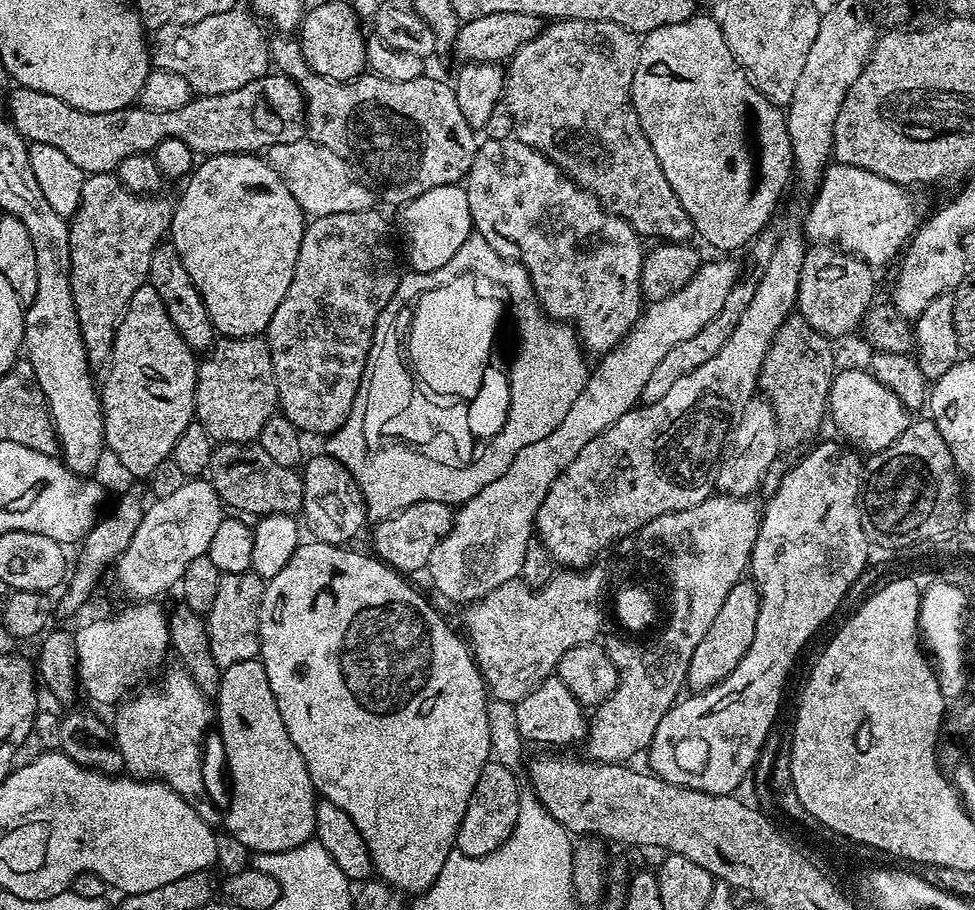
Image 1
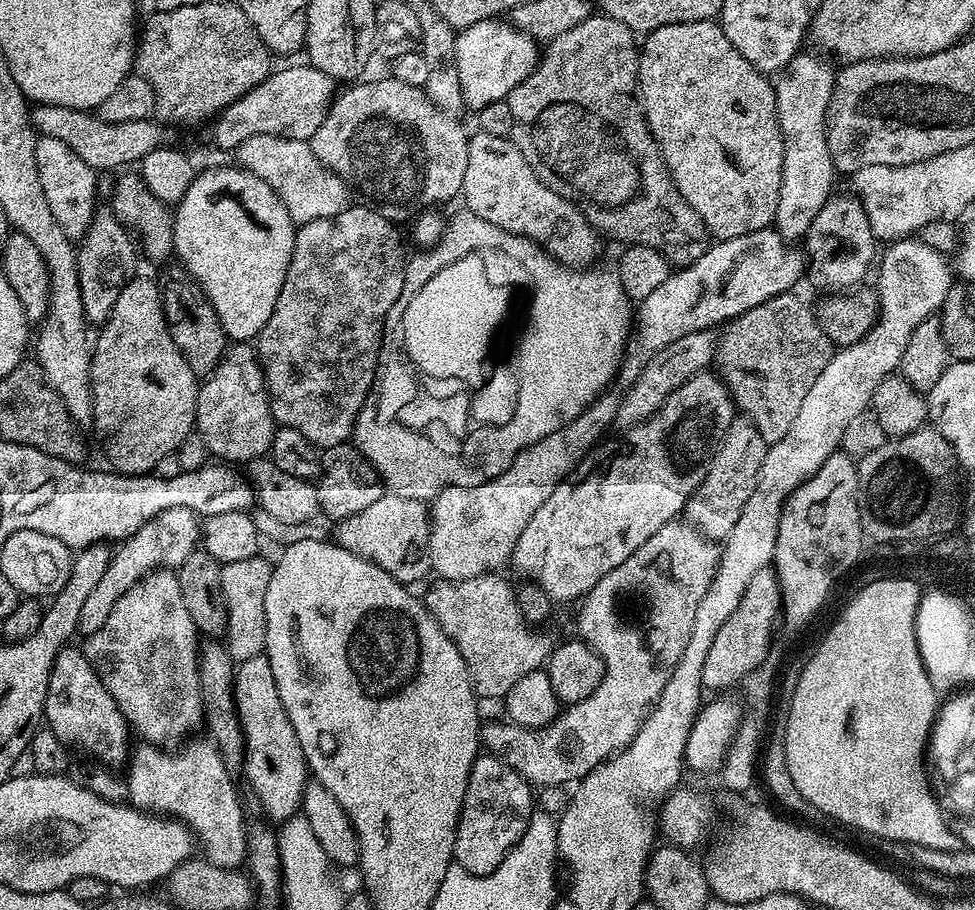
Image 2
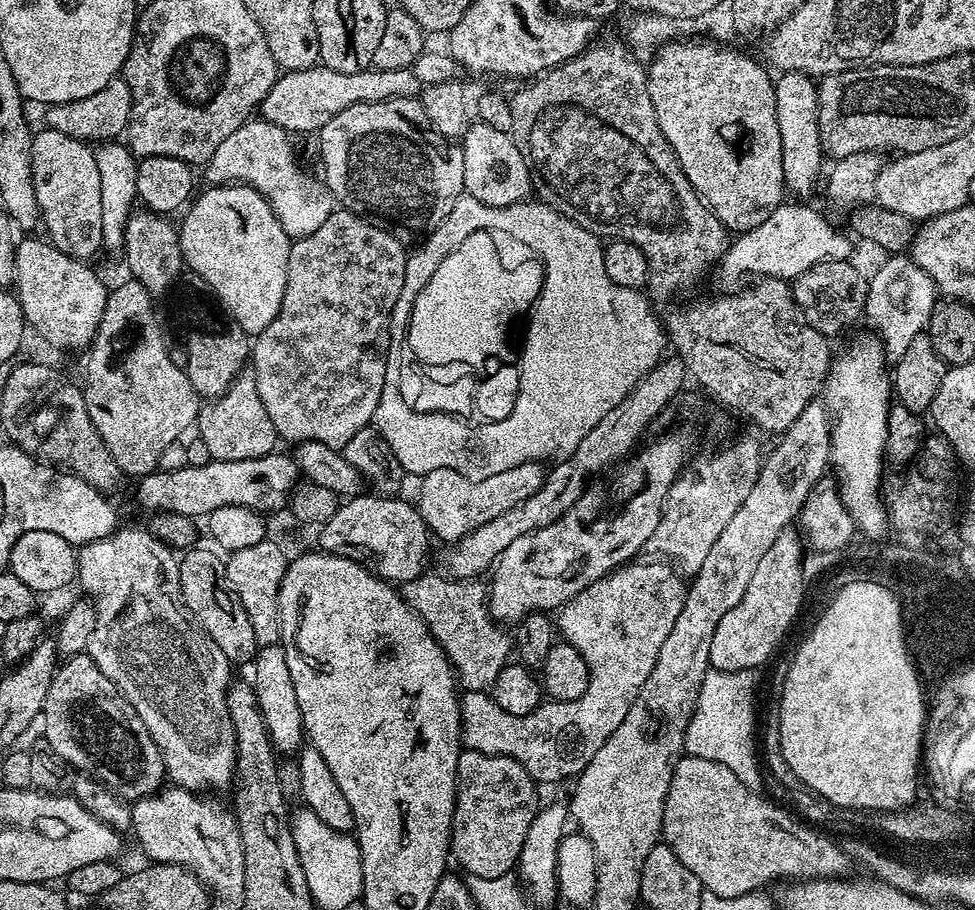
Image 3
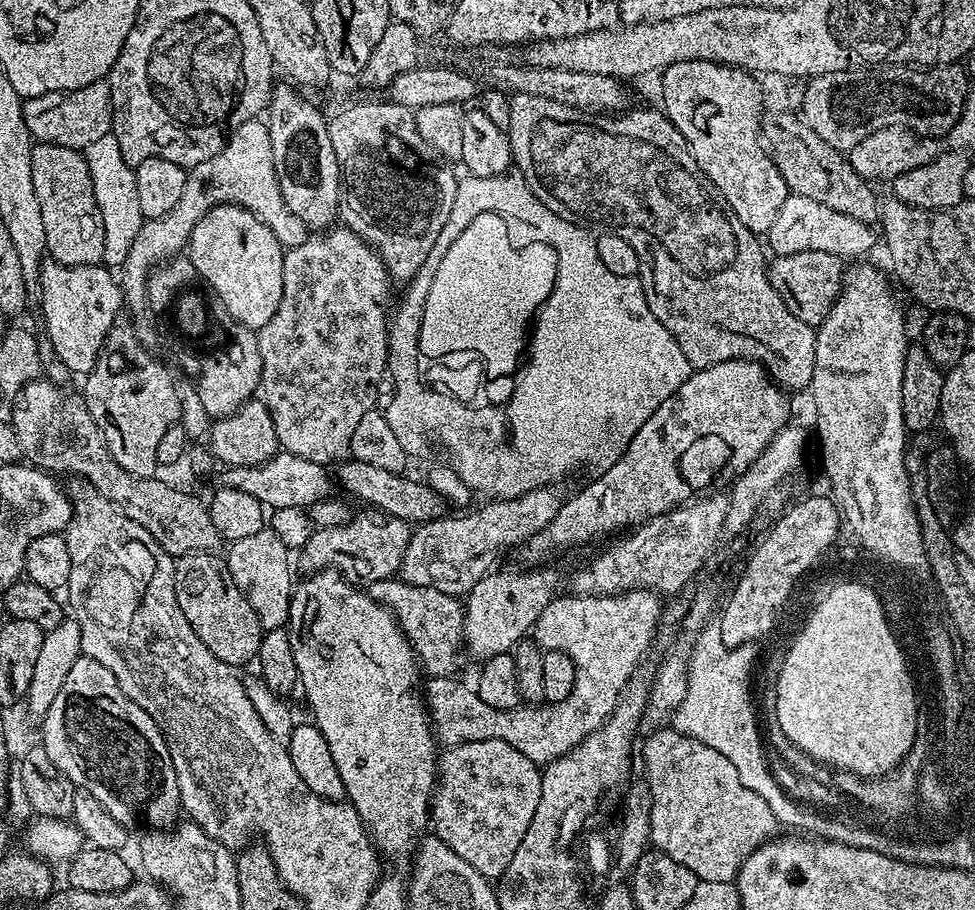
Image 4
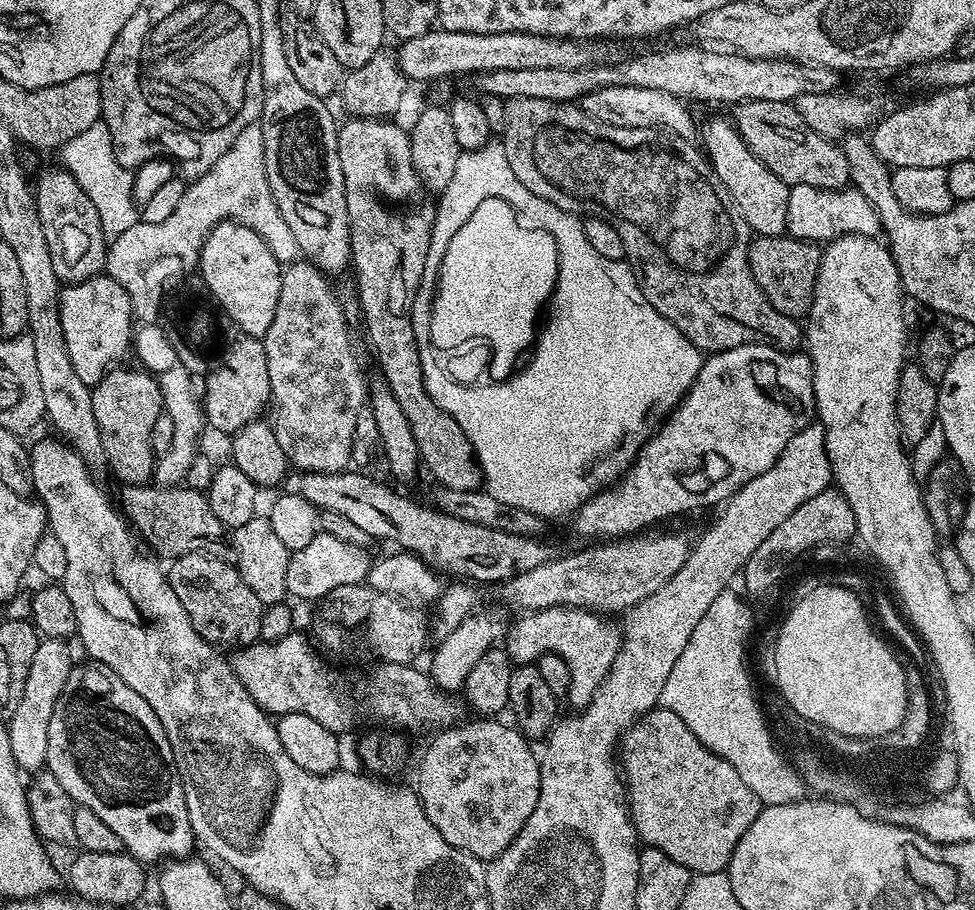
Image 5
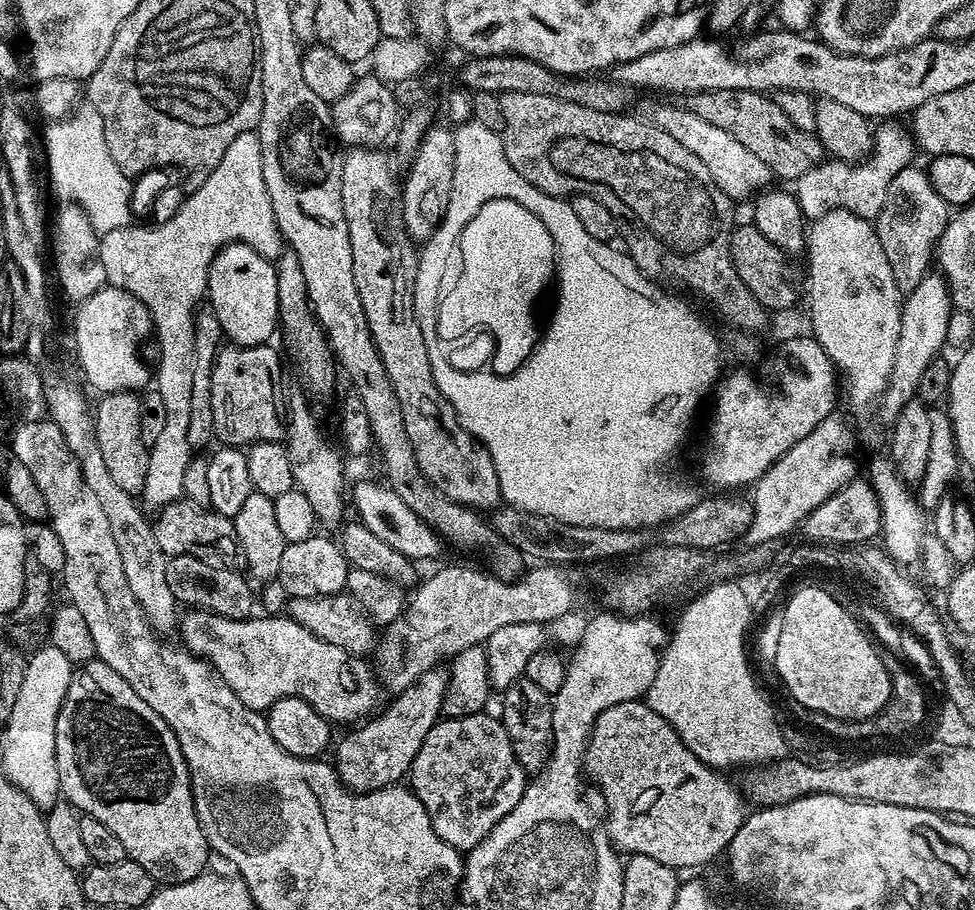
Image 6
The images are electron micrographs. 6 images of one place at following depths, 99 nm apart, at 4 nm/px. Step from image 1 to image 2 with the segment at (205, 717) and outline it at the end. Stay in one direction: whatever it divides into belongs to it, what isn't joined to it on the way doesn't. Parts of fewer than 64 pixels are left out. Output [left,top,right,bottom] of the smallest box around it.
[126,740,248,869]

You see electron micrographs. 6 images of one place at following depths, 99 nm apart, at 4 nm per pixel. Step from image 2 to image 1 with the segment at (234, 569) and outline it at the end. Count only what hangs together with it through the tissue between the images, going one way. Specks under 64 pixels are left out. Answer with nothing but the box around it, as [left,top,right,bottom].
[206,571,266,670]

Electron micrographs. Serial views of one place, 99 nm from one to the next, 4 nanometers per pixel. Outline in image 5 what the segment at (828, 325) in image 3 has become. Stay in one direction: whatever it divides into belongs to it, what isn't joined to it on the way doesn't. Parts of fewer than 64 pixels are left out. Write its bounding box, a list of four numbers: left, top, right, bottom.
[749,234,821,318]

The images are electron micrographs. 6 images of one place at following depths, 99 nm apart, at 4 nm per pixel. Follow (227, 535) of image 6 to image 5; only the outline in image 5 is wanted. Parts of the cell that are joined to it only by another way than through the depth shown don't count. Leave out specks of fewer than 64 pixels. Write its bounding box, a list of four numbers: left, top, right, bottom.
[119,482,229,558]

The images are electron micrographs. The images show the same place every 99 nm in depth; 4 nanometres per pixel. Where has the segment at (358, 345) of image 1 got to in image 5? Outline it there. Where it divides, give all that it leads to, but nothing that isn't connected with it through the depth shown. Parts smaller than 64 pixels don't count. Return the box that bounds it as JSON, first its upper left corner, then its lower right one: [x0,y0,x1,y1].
[262,262,369,472]

